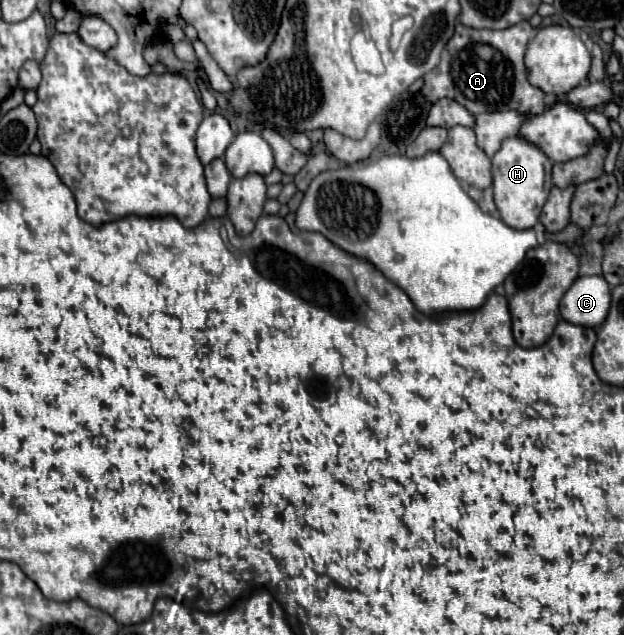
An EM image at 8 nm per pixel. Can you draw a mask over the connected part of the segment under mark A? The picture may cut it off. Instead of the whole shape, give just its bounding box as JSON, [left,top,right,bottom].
[422,23,546,115]

